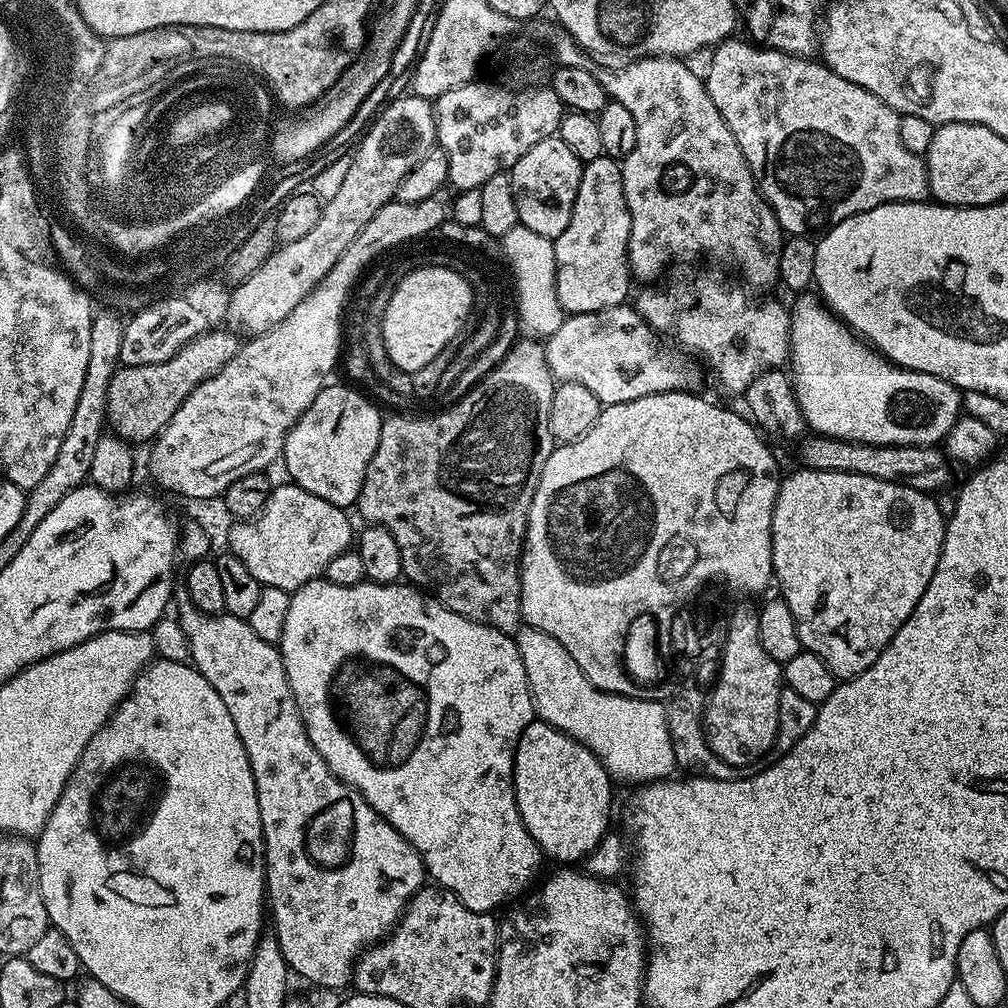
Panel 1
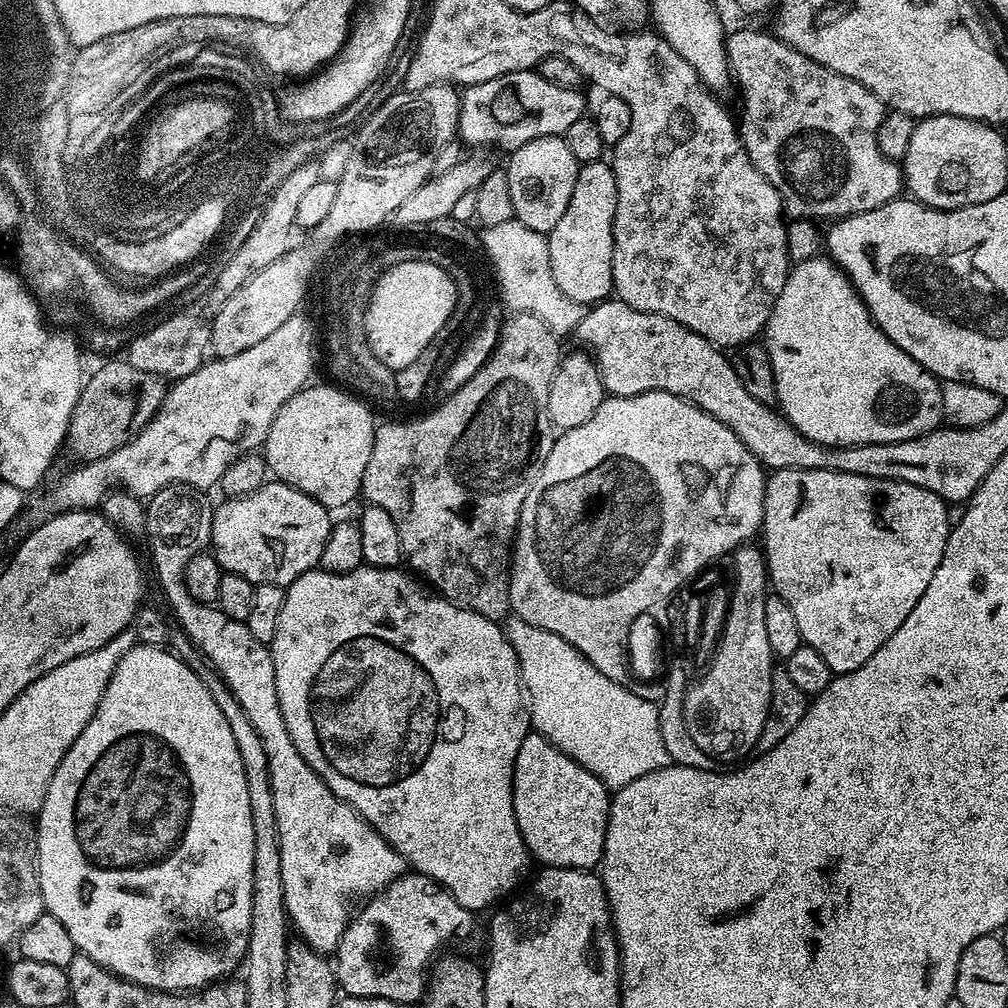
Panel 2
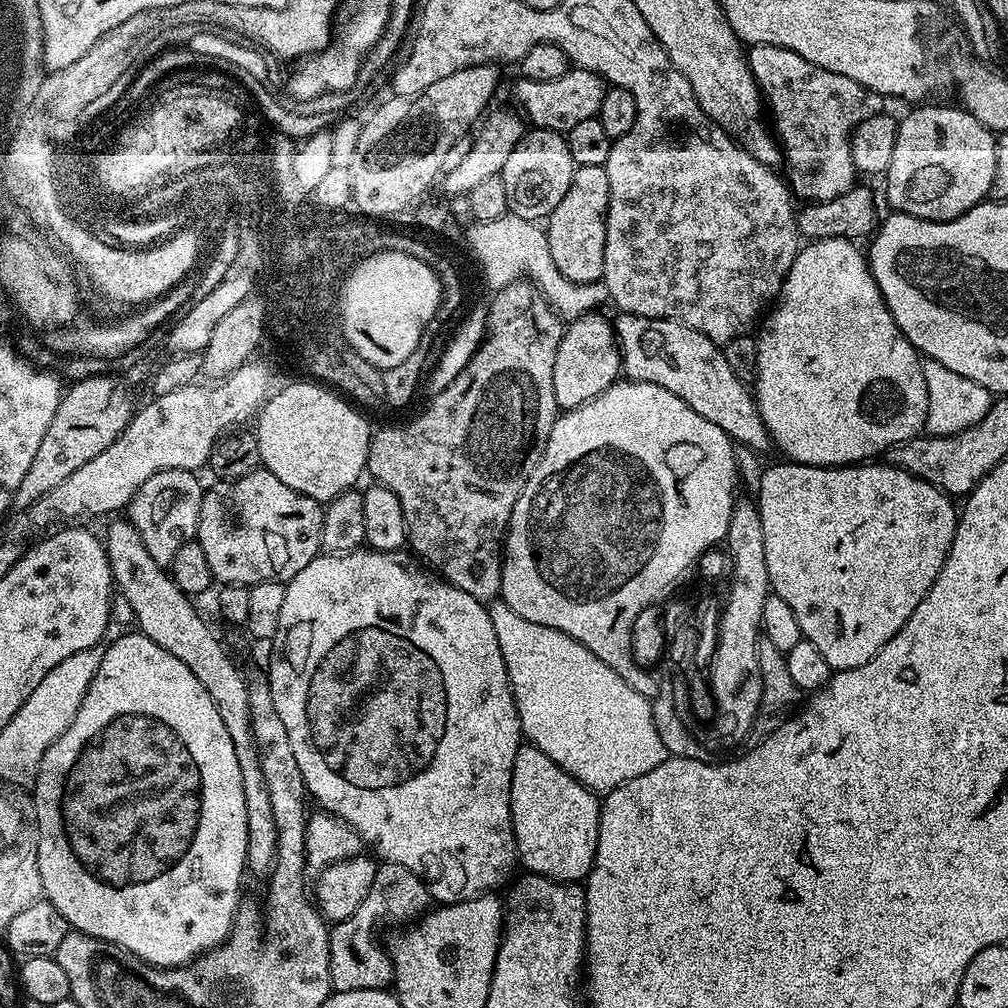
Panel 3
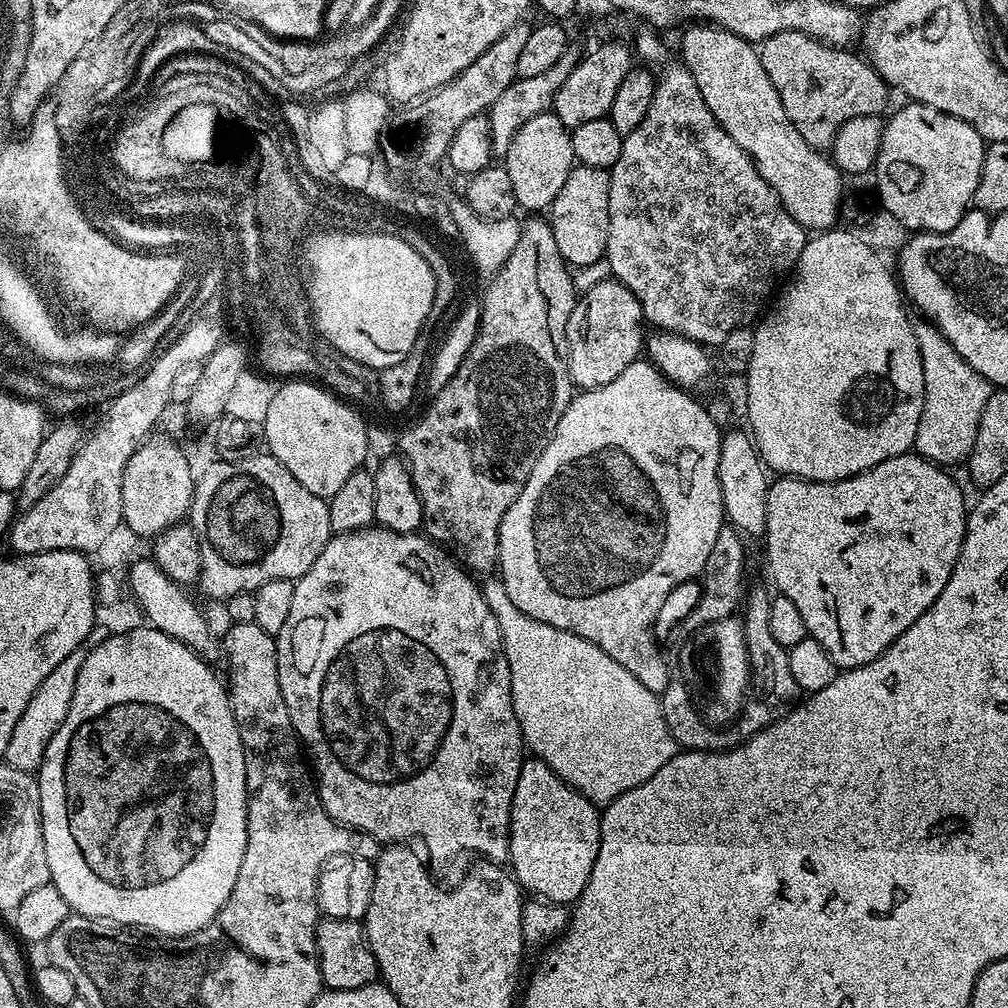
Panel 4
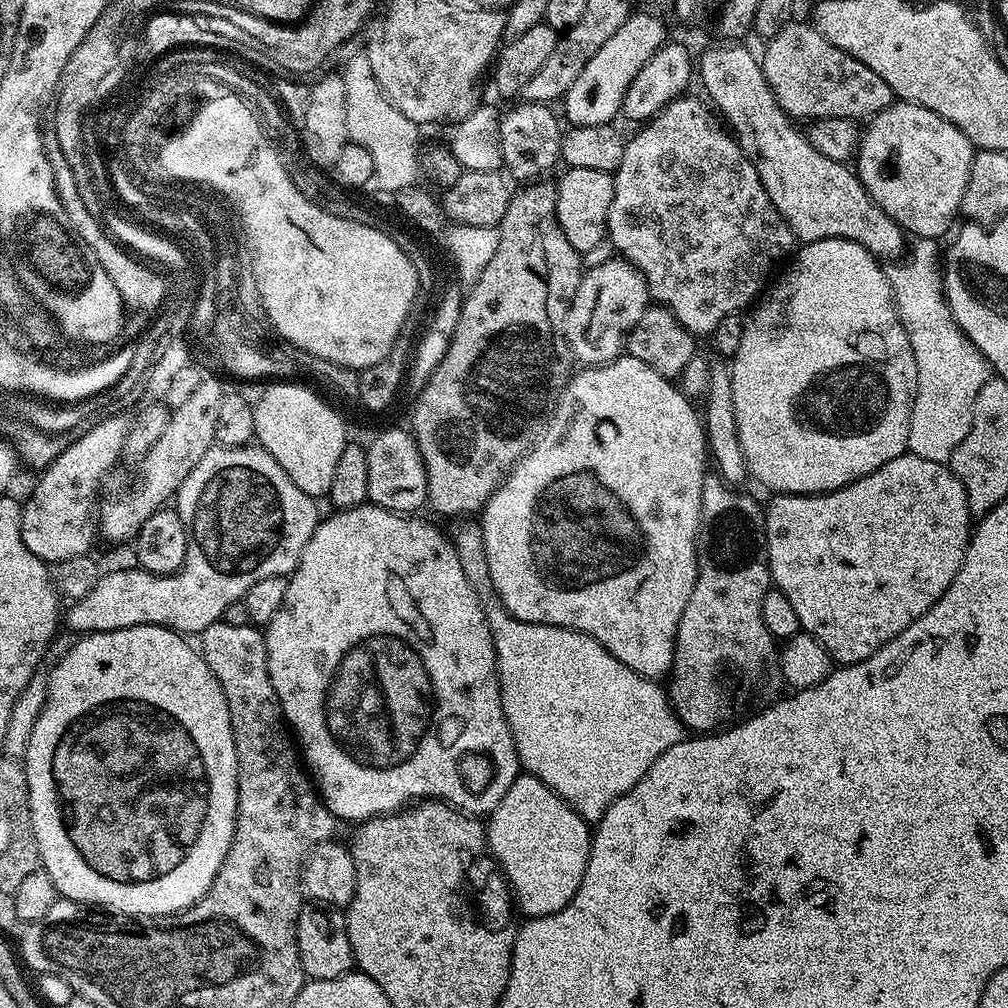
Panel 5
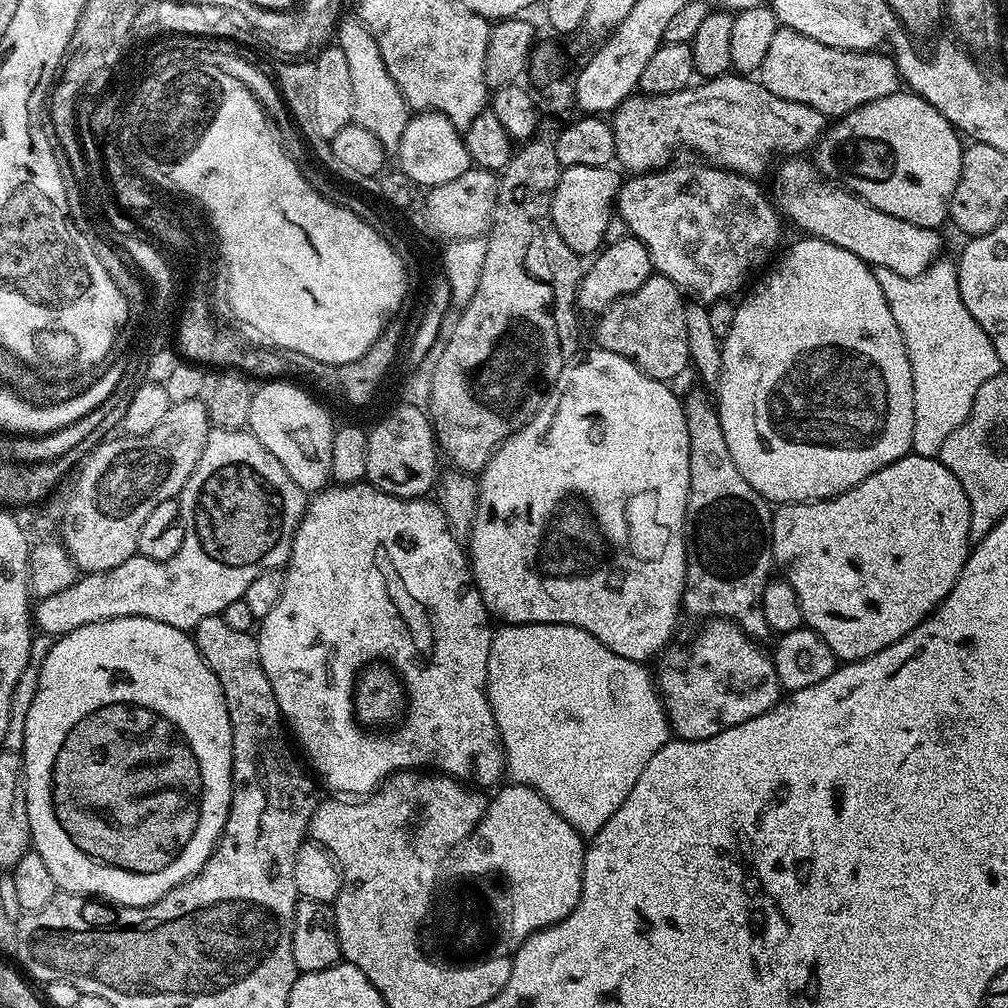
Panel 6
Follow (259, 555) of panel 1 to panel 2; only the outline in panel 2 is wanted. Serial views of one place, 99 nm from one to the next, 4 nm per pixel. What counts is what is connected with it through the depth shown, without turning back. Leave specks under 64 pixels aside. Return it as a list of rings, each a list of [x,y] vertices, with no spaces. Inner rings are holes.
[[[266,482],[258,490],[254,490],[250,494],[245,496],[234,496],[231,498],[221,499],[221,504],[218,503],[215,505],[213,514],[212,514],[212,543],[210,545],[210,551],[213,556],[216,557],[216,560],[220,564],[221,568],[225,572],[233,572],[238,574],[242,578],[246,578],[251,584],[279,584],[281,586],[287,586],[294,583],[296,579],[304,572],[311,572],[313,569],[319,565],[320,555],[322,550],[326,546],[326,538],[330,534],[334,520],[331,516],[329,509],[323,508],[317,500],[310,498],[306,494],[302,494],[297,488],[292,488],[288,484],[282,484],[279,482]]]

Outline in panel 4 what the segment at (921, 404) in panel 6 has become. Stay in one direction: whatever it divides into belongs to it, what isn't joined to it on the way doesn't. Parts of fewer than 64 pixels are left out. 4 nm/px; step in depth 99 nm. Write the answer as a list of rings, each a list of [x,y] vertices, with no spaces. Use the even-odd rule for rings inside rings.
[[[931,322],[915,325],[918,338],[918,350],[922,354],[922,374],[924,375],[924,401],[922,414],[918,422],[915,451],[933,464],[949,466],[967,461],[978,434],[982,410],[992,397],[993,385],[989,384],[974,366],[970,366],[950,346],[950,342],[940,333],[940,329]]]

